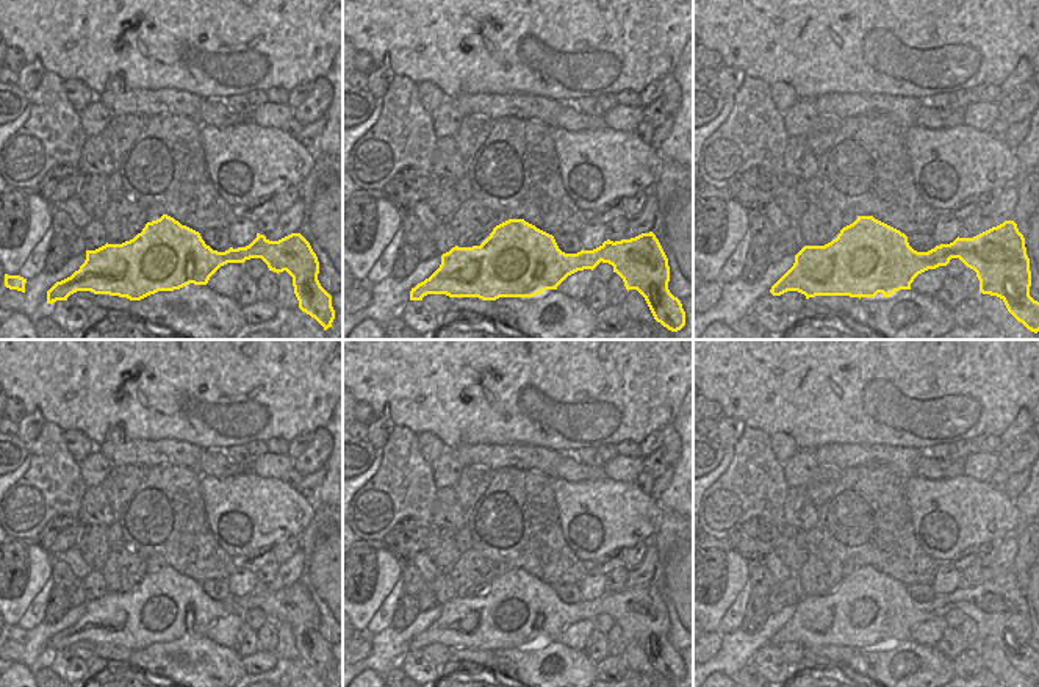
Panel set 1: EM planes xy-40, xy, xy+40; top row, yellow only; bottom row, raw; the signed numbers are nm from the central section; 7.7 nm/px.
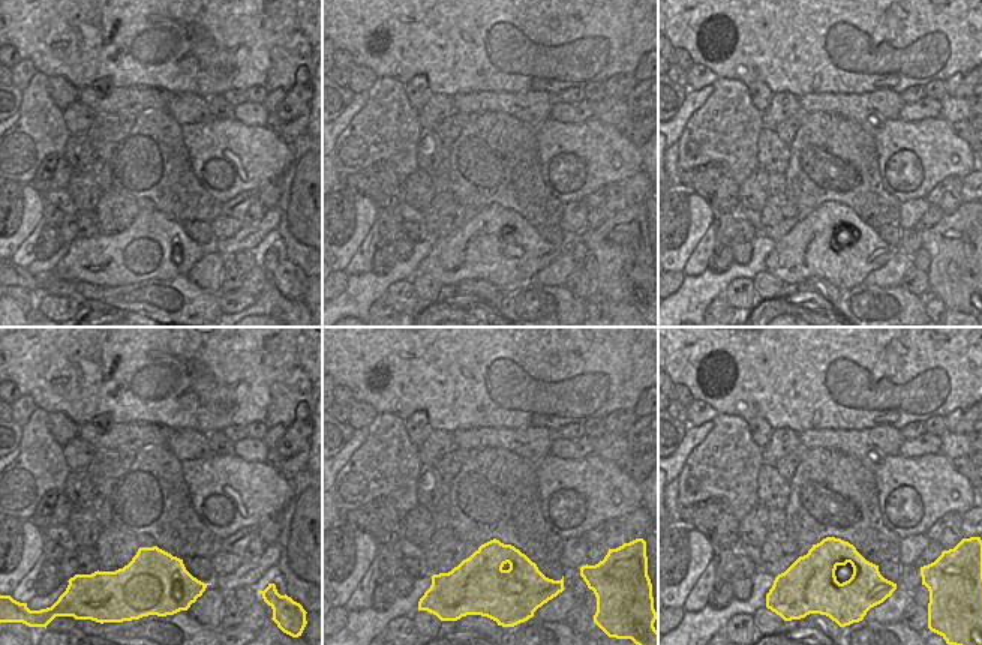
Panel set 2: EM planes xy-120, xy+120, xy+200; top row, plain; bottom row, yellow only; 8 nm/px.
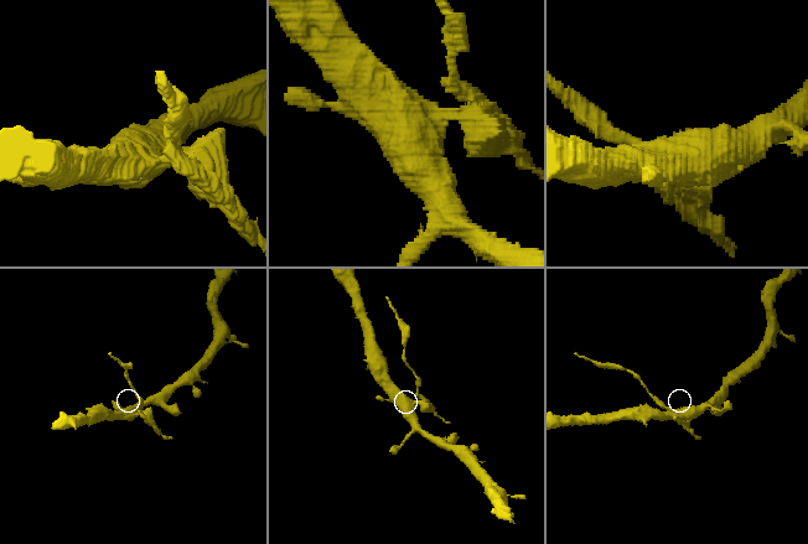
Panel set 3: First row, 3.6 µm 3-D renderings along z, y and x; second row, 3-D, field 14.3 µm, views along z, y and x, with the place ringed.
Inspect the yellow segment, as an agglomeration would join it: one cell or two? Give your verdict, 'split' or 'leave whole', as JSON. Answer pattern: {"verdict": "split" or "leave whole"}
{"verdict": "split"}

